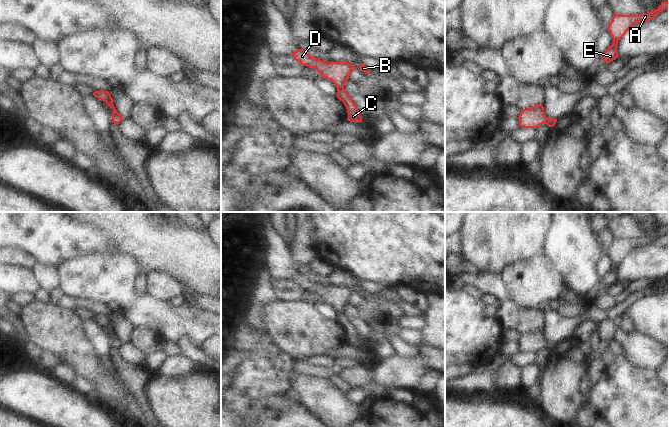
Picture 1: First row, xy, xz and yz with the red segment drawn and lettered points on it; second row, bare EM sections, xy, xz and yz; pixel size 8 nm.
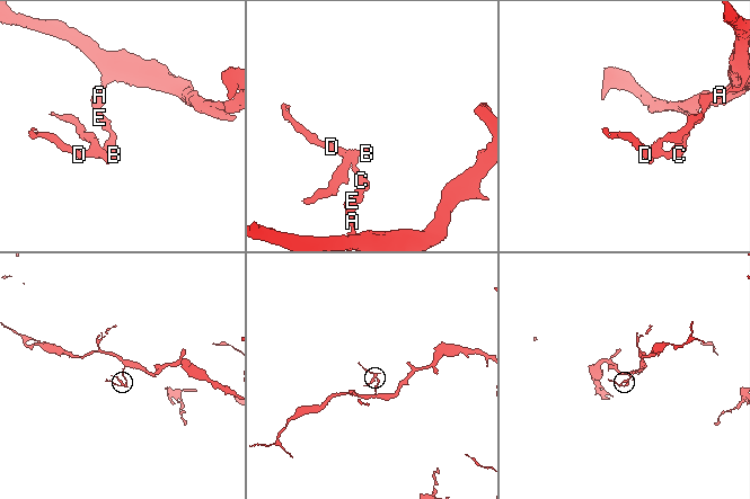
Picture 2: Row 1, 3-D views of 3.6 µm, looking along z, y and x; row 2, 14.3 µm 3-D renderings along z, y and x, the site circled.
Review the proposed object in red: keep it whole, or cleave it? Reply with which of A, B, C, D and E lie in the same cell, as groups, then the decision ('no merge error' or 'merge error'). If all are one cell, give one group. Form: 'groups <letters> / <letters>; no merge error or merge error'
groups A B C D E; no merge error

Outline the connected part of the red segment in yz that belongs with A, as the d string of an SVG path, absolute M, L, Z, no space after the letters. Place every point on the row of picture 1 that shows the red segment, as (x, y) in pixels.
M669 1L662 2L655 11L651 11L647 14L620 15L615 13L607 30L613 38L613 44L603 54L601 54L603 60L609 64L611 61L619 57L617 52L618 41L633 25L640 22L650 21L651 19L654 19L661 11L664 11L667 8L669 8Z

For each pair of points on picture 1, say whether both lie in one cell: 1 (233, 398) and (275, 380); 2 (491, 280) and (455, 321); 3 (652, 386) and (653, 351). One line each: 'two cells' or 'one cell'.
1: two cells
2: two cells
3: two cells

